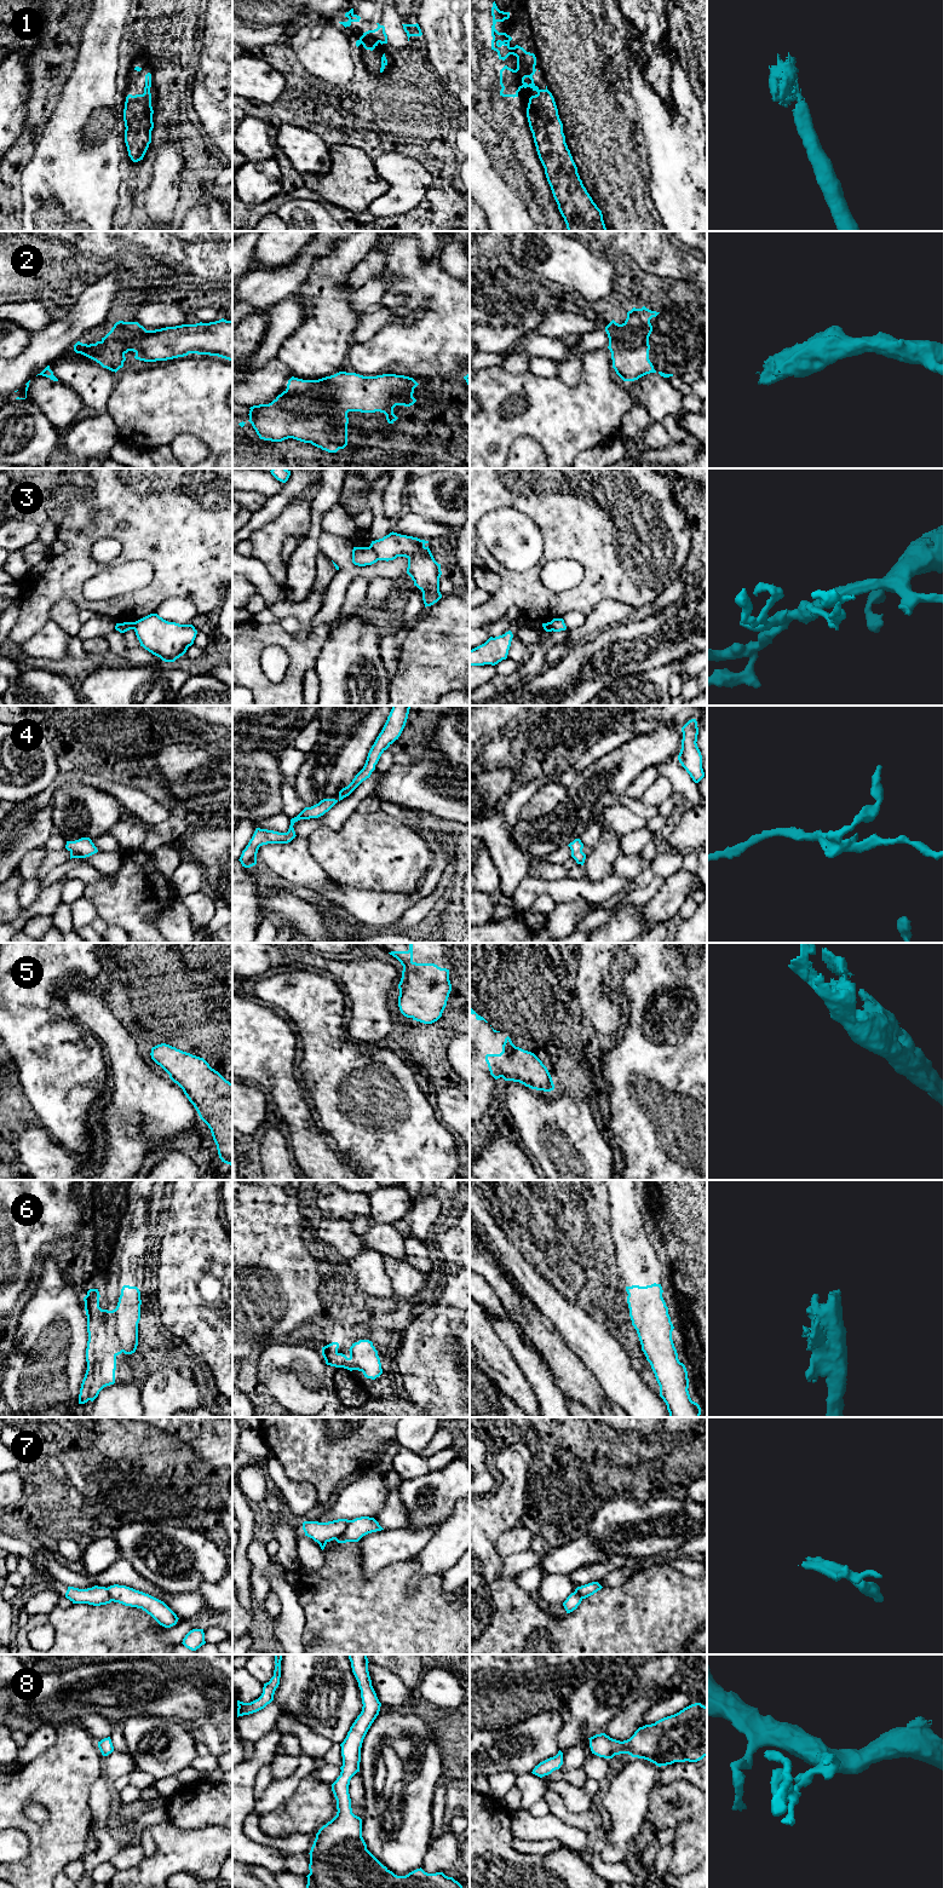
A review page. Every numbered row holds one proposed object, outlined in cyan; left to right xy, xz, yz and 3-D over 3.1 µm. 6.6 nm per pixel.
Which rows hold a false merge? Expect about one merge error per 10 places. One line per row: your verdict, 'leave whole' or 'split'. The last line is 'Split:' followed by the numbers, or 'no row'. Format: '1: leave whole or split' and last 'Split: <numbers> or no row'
1: leave whole
2: leave whole
3: split
4: leave whole
5: leave whole
6: leave whole
7: split
8: leave whole
Split: 3, 7

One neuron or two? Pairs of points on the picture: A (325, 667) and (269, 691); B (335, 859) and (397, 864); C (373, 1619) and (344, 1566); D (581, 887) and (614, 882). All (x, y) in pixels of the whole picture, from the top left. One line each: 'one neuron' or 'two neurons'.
A: two neurons
B: one neuron
C: one neuron
D: one neuron

